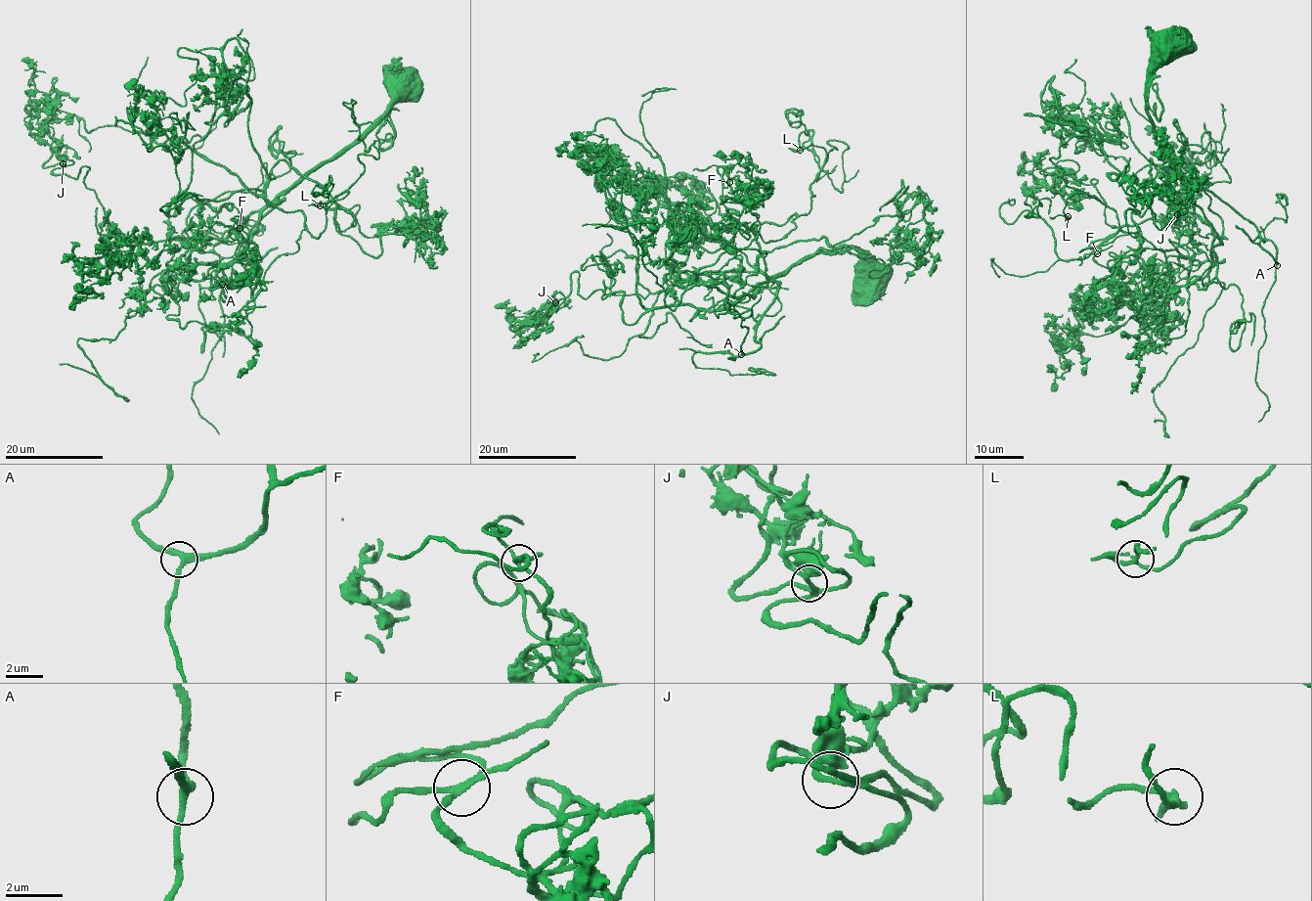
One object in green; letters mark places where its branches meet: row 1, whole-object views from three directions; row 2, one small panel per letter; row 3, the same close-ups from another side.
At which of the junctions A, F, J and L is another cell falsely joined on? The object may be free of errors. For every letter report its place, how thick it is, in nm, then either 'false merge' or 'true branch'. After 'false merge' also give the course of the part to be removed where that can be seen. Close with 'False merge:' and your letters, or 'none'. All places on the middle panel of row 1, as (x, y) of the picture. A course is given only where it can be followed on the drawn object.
A: place (741, 354); calibre 260 nm; true branch
F: place (729, 182); calibre 190 nm; true branch
J: place (555, 302); calibre 260 nm; true branch
L: place (800, 150); calibre 200 nm; true branch
False merge: none

